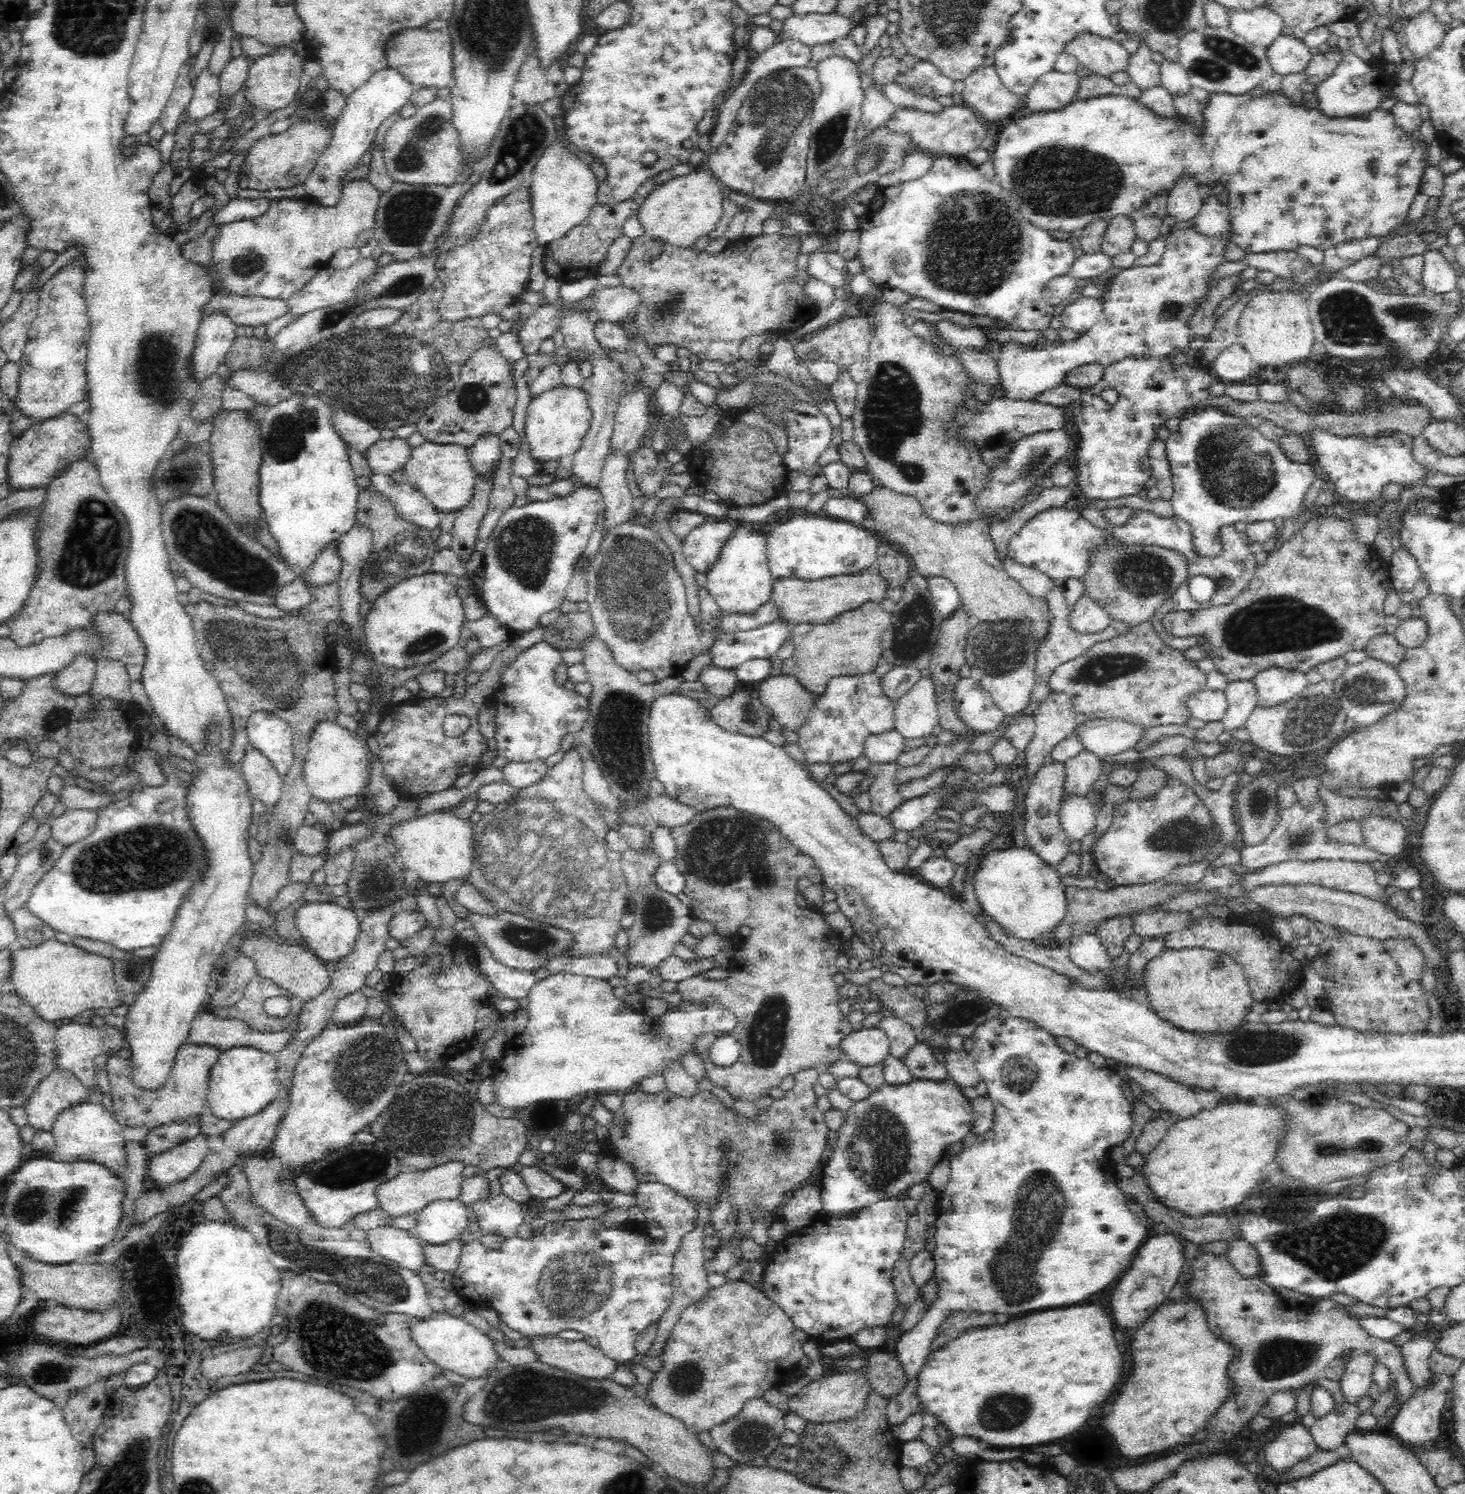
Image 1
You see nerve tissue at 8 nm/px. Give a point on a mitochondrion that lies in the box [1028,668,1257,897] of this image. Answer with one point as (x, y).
(1183, 834)

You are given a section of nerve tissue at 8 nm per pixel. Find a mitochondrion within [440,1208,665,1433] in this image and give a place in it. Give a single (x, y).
(574, 1287)

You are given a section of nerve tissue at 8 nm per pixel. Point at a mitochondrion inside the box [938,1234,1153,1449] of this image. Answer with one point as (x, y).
(1003, 1412)

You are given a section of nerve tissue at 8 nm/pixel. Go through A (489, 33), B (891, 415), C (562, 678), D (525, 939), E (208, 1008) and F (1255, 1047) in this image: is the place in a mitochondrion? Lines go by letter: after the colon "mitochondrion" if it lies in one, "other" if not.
A: mitochondrion
B: mitochondrion
C: other
D: mitochondrion
E: other
F: mitochondrion

